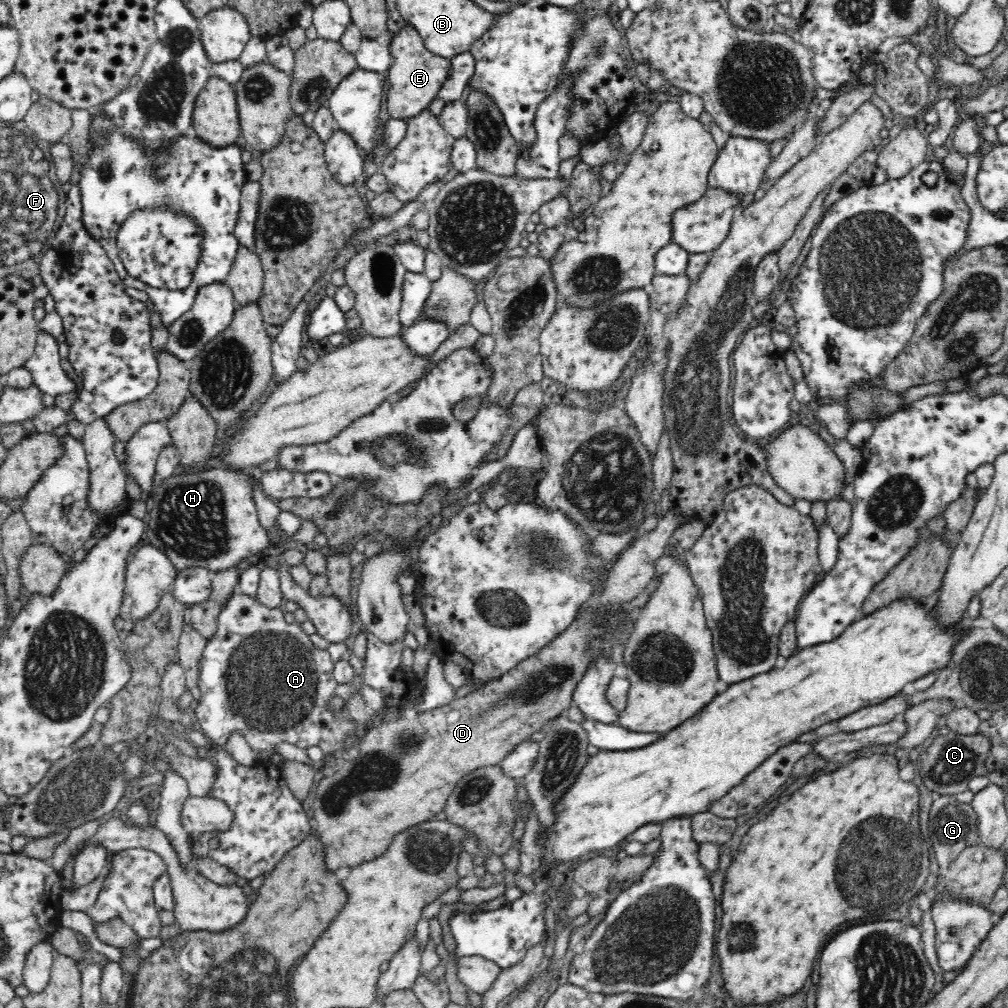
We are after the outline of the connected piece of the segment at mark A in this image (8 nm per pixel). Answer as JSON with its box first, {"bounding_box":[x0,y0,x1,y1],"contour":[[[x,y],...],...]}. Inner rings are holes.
{"bounding_box":[196,593,362,754],"contour":[[[233,593],[218,614],[218,628],[207,639],[199,663],[197,686],[200,698],[197,699],[196,716],[202,732],[212,742],[224,745],[232,730],[241,730],[254,752],[268,750],[280,742],[290,742],[298,748],[319,746],[325,754],[341,754],[346,736],[359,737],[362,728],[350,721],[347,711],[334,717],[328,709],[328,700],[335,695],[338,681],[332,670],[334,662],[329,652],[312,644],[300,625],[287,624],[284,610],[264,606],[255,597]]]}

